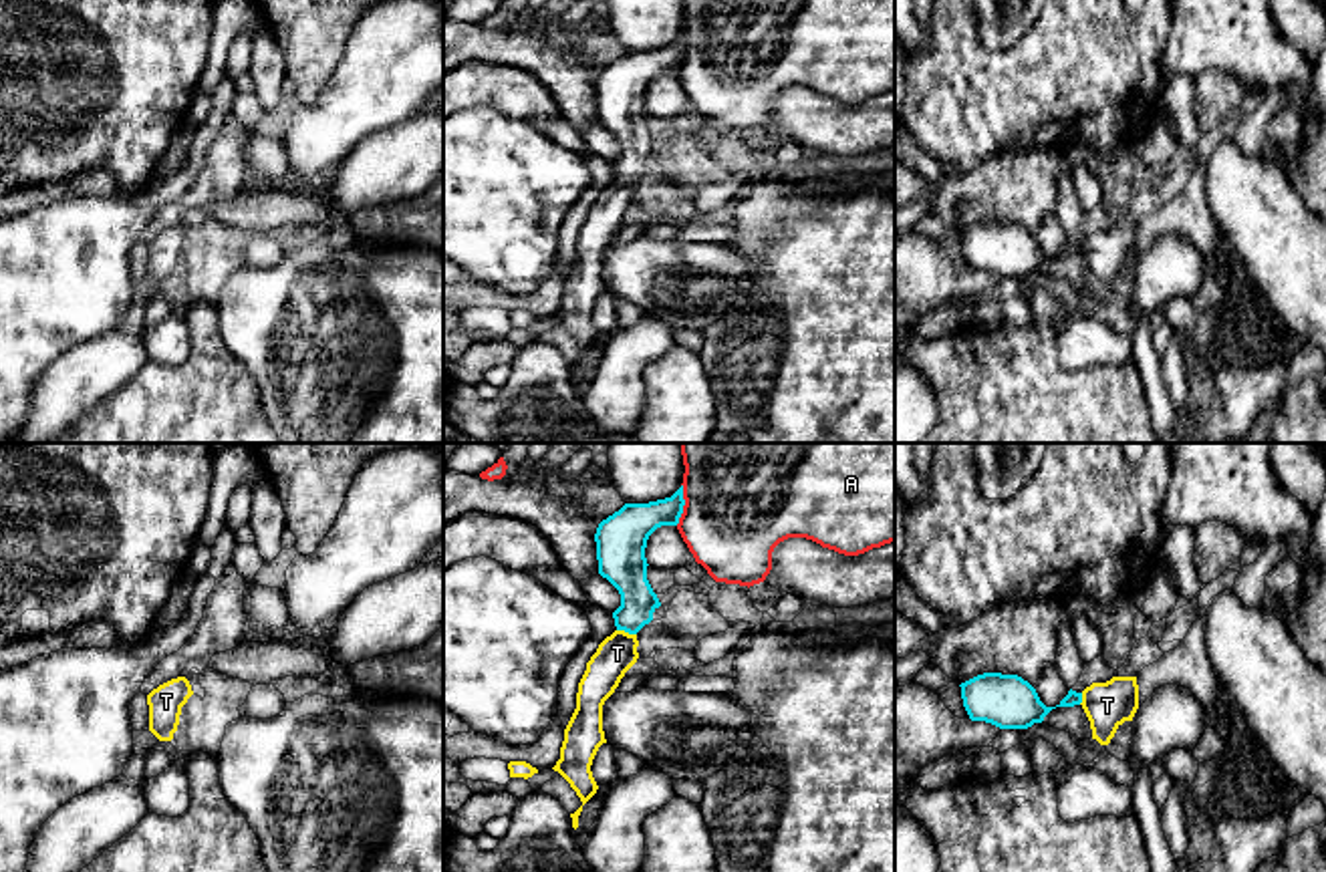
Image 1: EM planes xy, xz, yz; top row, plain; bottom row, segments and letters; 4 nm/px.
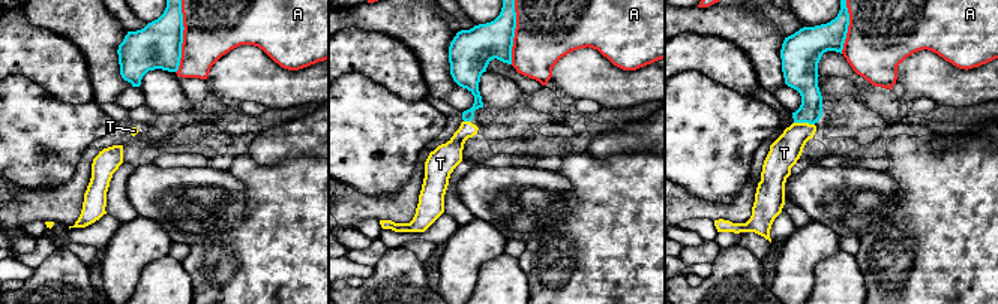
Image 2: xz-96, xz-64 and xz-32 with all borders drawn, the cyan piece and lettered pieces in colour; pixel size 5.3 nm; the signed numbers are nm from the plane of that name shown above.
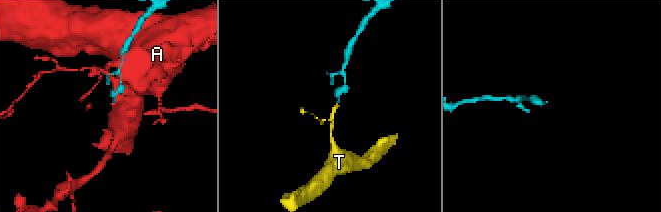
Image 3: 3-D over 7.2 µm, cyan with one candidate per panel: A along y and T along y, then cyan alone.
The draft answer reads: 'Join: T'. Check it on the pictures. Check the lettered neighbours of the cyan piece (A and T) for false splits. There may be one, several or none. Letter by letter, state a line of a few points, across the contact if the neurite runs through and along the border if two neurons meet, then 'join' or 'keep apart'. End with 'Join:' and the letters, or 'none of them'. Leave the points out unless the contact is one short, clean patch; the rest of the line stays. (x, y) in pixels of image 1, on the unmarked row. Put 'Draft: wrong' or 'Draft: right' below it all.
A: keep apart
T: line xz (625, 117), (629, 125), (627, 180), (617, 202); join
Join: T
Draft: right

